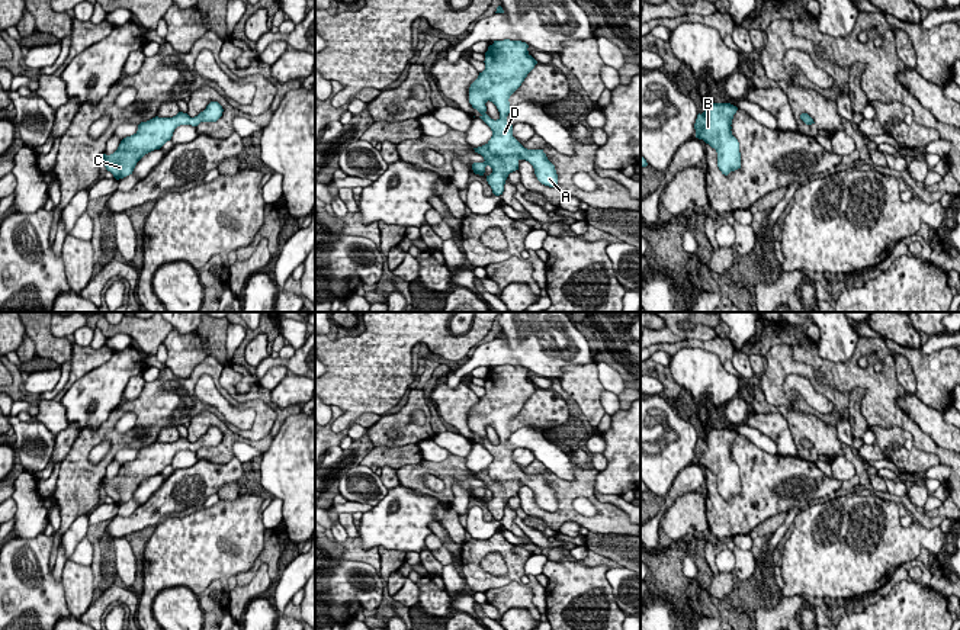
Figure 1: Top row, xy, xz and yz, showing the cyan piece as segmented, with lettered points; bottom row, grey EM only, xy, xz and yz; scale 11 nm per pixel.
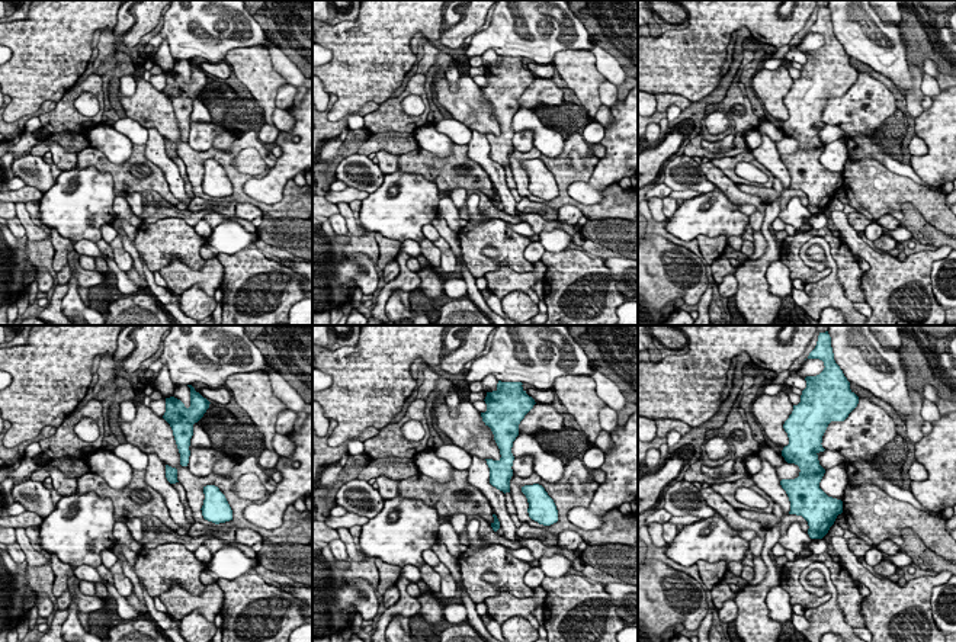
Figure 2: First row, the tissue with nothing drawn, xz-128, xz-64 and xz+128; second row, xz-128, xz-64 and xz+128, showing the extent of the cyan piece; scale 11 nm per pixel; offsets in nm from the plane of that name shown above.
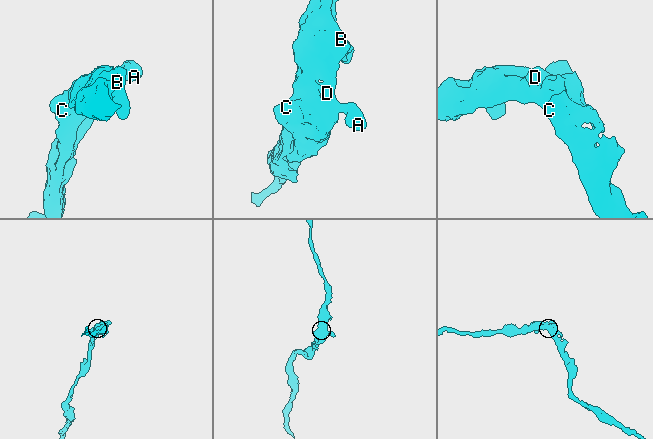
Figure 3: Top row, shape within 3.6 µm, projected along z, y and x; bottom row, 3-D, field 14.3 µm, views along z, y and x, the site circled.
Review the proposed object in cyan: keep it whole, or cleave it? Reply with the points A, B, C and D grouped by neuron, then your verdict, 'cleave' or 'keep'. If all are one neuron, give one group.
A B C D; keep

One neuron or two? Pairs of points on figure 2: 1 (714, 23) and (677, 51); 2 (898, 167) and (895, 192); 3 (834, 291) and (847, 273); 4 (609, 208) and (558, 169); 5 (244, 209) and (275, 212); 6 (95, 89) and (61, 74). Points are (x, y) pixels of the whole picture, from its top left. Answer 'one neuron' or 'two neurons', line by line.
1: one neuron
2: two neurons
3: two neurons
4: one neuron
5: one neuron
6: two neurons

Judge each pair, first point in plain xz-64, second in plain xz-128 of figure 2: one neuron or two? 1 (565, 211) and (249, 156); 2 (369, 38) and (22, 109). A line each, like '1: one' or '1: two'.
1: two
2: one

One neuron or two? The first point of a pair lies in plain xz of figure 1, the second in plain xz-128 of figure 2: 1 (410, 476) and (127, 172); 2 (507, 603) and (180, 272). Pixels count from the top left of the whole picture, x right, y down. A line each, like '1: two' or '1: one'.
1: one
2: one

